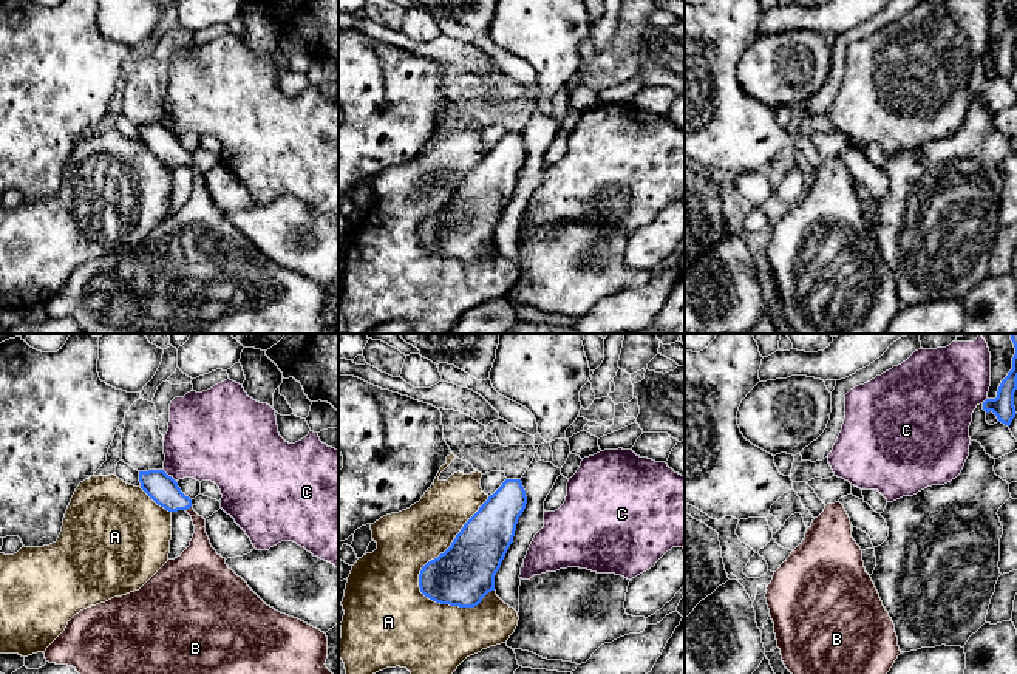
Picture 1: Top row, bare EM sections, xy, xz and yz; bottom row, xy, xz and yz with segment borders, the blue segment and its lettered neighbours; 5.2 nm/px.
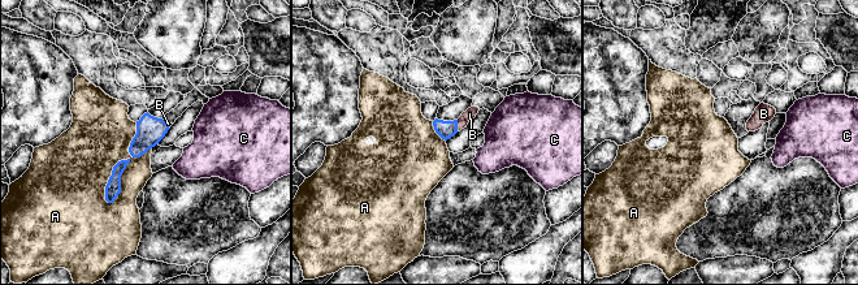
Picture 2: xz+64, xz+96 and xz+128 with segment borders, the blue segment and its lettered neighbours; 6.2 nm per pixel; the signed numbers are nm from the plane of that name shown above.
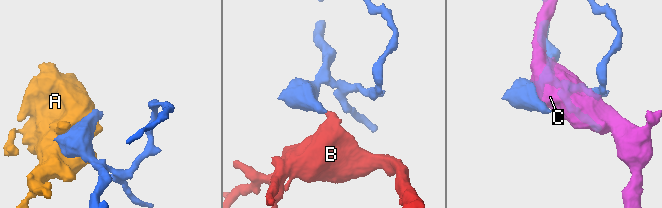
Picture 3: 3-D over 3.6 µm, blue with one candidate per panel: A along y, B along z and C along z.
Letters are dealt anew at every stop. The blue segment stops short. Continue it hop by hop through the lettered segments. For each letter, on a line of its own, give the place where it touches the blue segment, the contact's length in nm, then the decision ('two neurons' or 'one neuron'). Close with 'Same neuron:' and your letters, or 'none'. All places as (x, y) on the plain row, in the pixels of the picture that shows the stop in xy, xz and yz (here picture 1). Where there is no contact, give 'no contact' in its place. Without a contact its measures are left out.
A: xz (445, 204) | 600 nm | two neurons
B: xy (187, 161) | 40 nm | one neuron
C: xy (167, 129) | 90 nm | two neurons
Same neuron: B

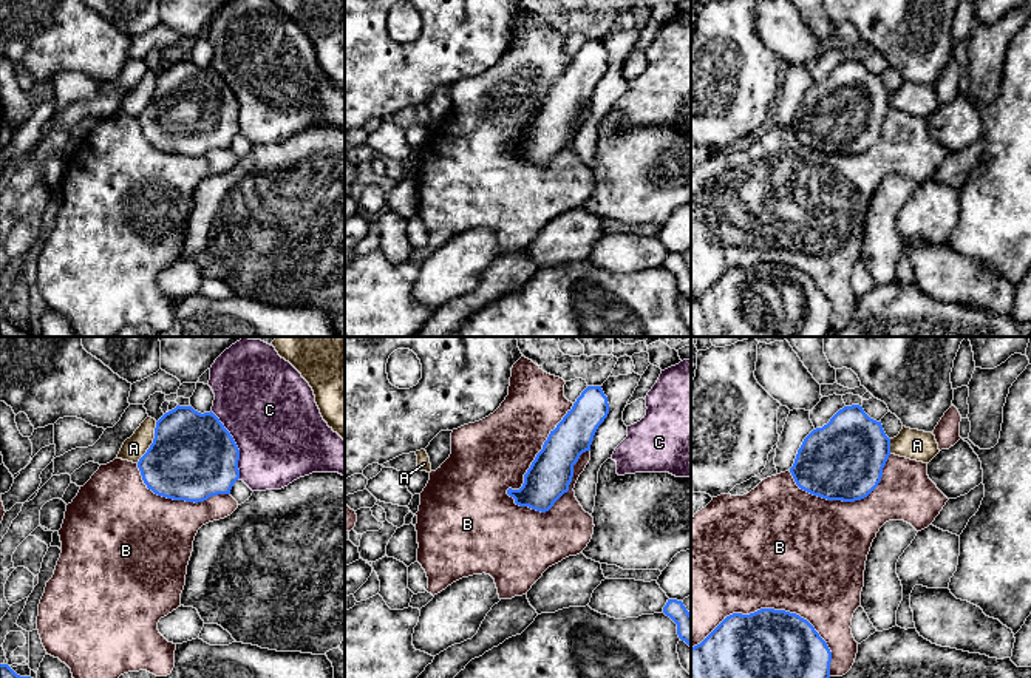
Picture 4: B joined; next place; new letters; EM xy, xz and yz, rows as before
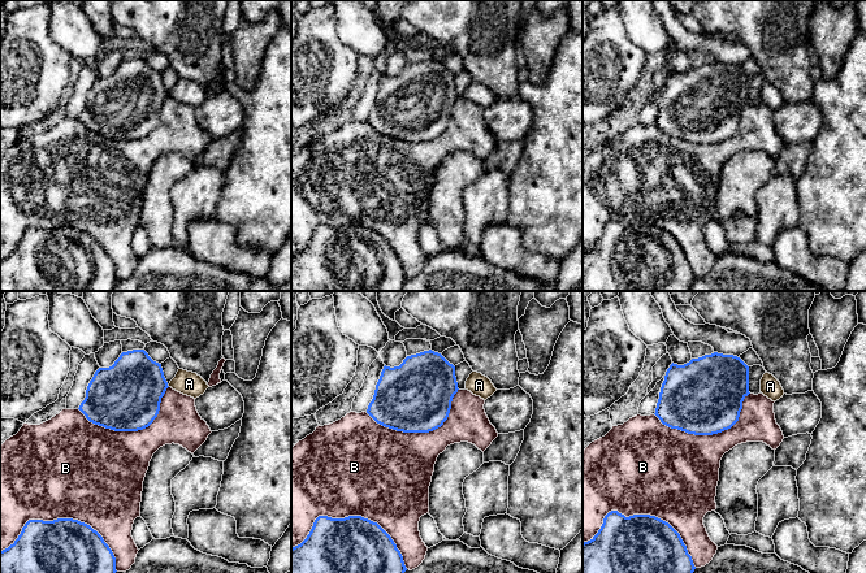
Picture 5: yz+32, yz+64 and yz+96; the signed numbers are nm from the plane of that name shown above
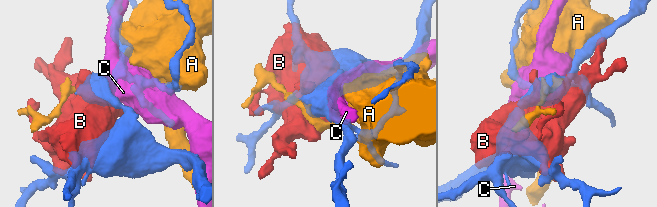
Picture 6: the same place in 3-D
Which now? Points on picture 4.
A: xy (153, 96) | 240 nm | two neurons
B: xz (535, 113) | 600 nm | two neurons
C: xy (235, 99) | 380 nm | two neurons
Same neuron: none

